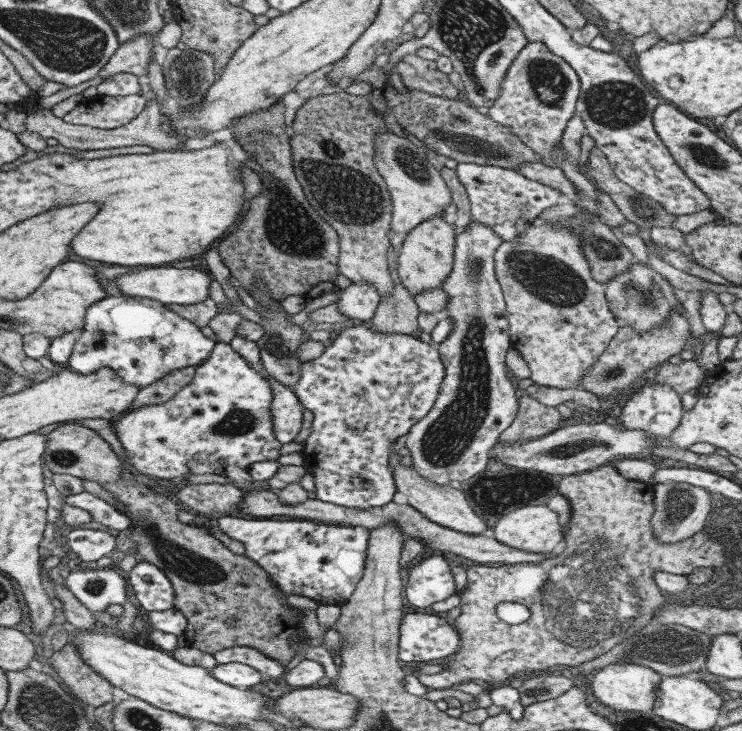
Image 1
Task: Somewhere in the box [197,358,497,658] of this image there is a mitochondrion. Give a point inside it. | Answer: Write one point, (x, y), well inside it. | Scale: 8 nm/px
(238, 422)

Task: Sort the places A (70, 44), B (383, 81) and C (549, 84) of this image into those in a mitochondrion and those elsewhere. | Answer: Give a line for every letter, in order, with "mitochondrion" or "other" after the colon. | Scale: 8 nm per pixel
A: mitochondrion
B: other
C: mitochondrion

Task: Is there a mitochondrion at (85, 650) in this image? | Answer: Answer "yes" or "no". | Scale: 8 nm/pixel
no

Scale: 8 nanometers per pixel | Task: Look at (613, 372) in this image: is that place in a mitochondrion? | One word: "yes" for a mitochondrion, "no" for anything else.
yes

